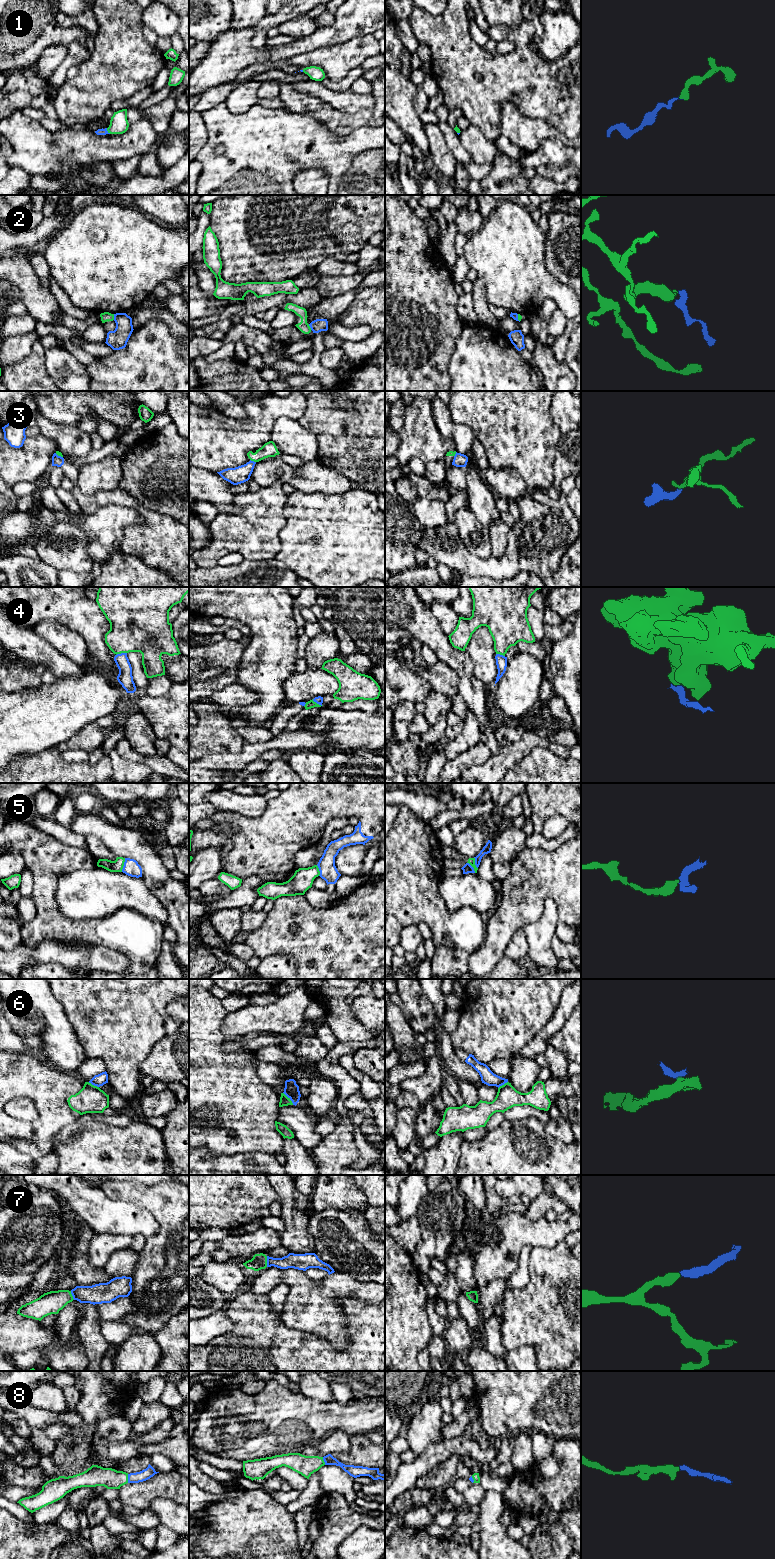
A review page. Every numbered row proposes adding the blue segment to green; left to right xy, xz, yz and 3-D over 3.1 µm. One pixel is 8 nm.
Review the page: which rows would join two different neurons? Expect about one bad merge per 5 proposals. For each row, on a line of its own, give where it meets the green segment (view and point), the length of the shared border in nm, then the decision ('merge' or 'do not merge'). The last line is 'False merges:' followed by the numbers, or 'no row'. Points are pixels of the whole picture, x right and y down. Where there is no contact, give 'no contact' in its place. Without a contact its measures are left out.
1: xy (108, 131) | 60 nm | merge
2: xy (113, 317) | 50 nm | do not merge
3: xz (253, 460) | 50 nm | do not merge
4: xy (121, 652) | 90 nm | do not merge
5: xy (123, 865) | 120 nm | do not merge
6: xz (288, 1098) | 130 nm | do not merge
7: xz (266, 1261) | 90 nm | merge
8: xy (127, 1478) | 70 nm | merge
False merges: 2, 3, 4, 5, 6

